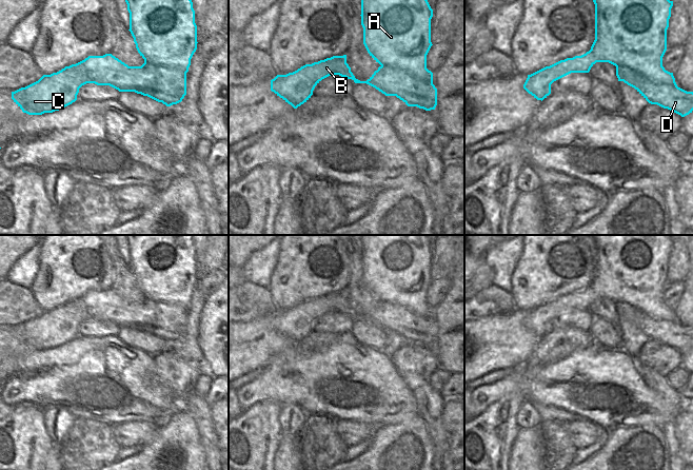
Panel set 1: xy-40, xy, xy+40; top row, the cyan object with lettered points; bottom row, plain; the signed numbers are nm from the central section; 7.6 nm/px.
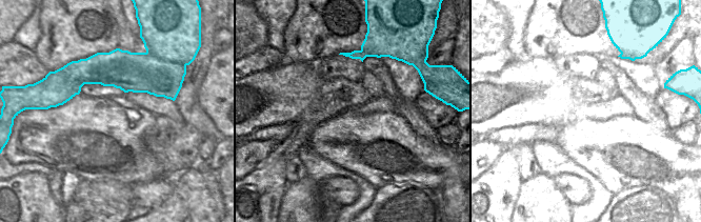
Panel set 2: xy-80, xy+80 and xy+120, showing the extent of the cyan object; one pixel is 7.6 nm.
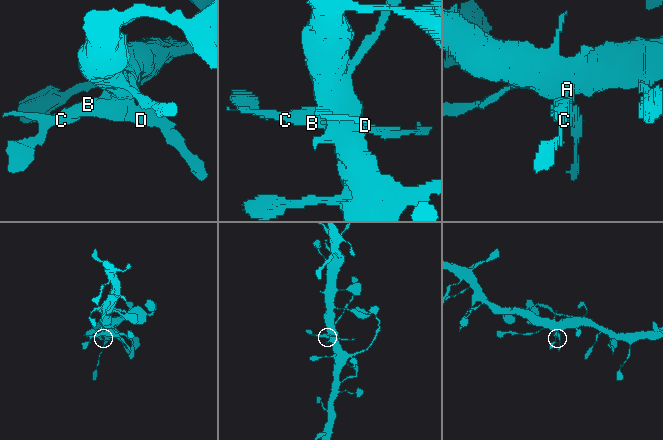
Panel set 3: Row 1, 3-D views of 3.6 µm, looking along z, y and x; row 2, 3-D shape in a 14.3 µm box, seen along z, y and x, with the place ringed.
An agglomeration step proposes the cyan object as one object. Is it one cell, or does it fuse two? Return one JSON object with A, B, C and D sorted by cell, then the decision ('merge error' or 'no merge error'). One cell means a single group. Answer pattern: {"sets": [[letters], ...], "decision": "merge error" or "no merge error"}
{"sets": [["A"], ["B", "C", "D"]], "decision": "merge error"}

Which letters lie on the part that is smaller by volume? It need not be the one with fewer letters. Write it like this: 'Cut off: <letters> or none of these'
Cut off: B, C, D

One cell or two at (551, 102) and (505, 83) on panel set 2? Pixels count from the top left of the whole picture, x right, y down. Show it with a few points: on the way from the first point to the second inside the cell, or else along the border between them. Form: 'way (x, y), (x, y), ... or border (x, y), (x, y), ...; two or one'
way (539, 94), (521, 91), (517, 86); one

